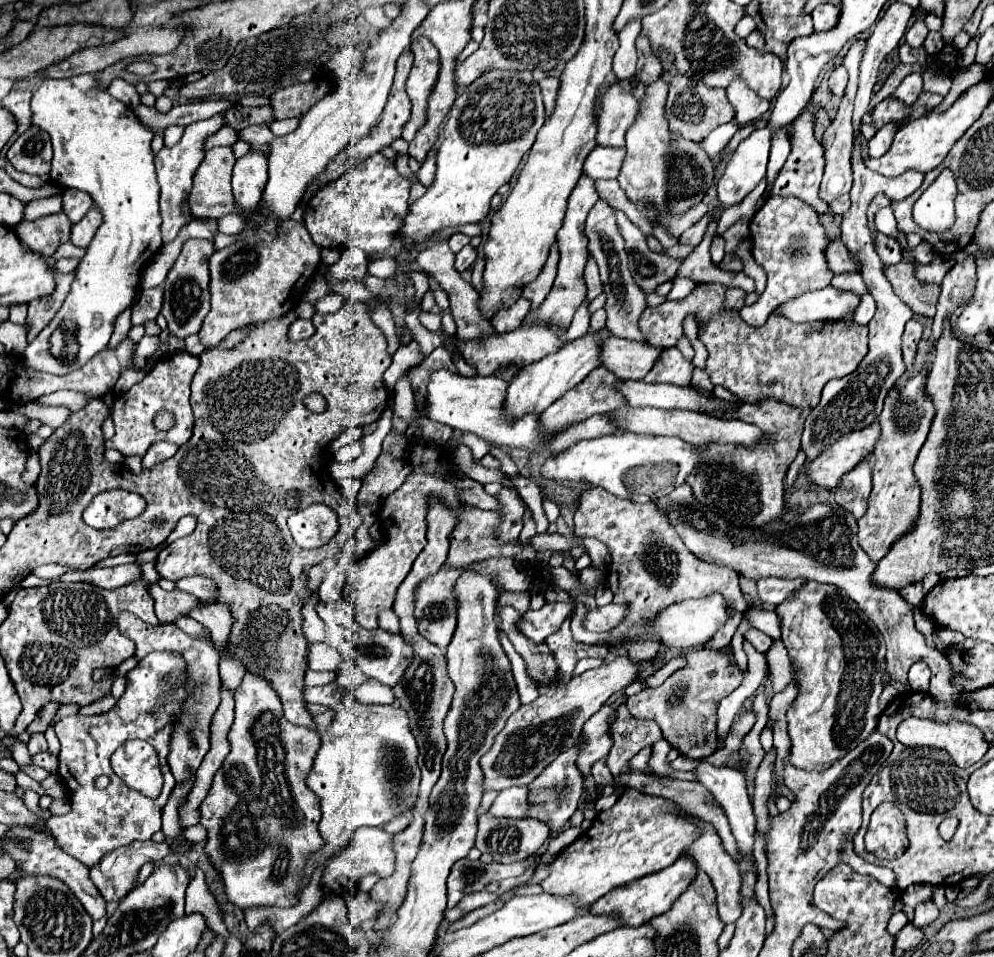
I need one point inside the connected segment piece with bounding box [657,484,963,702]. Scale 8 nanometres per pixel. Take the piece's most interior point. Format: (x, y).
(821, 544)

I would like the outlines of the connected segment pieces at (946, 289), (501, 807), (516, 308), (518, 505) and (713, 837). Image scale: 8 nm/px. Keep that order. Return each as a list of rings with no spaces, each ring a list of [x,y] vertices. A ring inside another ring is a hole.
[[[967,258],[963,264],[955,264],[951,272],[945,276],[941,284],[941,298],[937,304],[937,314],[933,318],[933,334],[931,342],[937,340],[943,332],[943,322],[945,318],[959,308],[961,304],[967,304],[975,292],[975,258]]]
[[[513,786],[499,792],[491,806],[493,816],[507,816],[507,818],[521,818],[529,810],[529,790],[525,786]]]
[[[519,298],[513,306],[505,308],[505,310],[499,310],[493,318],[491,318],[491,324],[495,326],[495,330],[499,334],[505,334],[505,332],[511,332],[515,328],[521,326],[523,322],[523,316],[529,312],[529,300],[527,298]]]
[[[503,488],[497,494],[497,500],[501,502],[501,524],[497,526],[497,534],[499,538],[507,540],[507,542],[515,542],[519,538],[519,532],[523,528],[523,512],[525,512],[525,504],[519,500],[517,490],[513,488]]]
[[[697,820],[697,822],[699,822],[699,826],[703,828],[701,838],[697,838],[689,848],[685,848],[685,854],[693,856],[693,860],[697,862],[697,866],[709,874],[709,878],[711,878],[711,882],[713,882],[713,886],[715,886],[715,892],[717,892],[719,918],[721,918],[725,924],[731,924],[731,922],[735,922],[735,920],[741,916],[741,906],[739,906],[741,876],[739,876],[739,870],[737,870],[735,860],[725,852],[723,842],[721,842],[721,838],[717,836],[717,830],[713,830],[713,826],[709,826],[709,822],[701,822],[701,820]]]

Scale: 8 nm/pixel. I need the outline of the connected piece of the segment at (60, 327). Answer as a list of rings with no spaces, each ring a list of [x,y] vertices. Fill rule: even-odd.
[[[93,74],[63,78],[63,80],[41,80],[39,88],[31,98],[31,124],[45,130],[53,142],[53,166],[51,182],[63,188],[77,188],[91,194],[93,202],[103,212],[103,224],[99,226],[95,238],[91,240],[87,254],[77,266],[75,282],[71,292],[65,298],[61,310],[55,318],[39,332],[39,336],[29,342],[23,352],[23,358],[33,370],[51,372],[51,374],[69,374],[89,362],[97,352],[105,350],[113,334],[115,318],[133,304],[139,294],[139,274],[143,266],[159,252],[161,248],[161,214],[159,214],[159,184],[155,178],[151,138],[153,134],[143,128],[129,106],[113,98],[107,88],[97,86]]]

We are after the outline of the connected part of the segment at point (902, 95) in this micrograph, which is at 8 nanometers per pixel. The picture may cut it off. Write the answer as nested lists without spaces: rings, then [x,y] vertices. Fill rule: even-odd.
[[[909,74],[899,84],[899,88],[895,90],[893,96],[899,98],[899,100],[903,100],[907,106],[911,106],[917,100],[917,96],[921,94],[921,90],[923,90],[923,78],[921,78],[921,74]]]

